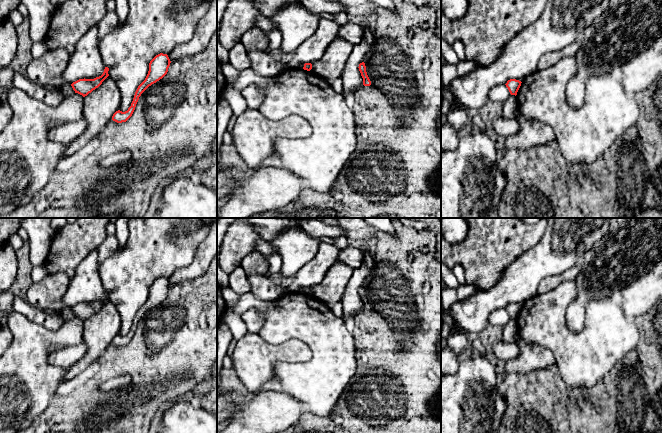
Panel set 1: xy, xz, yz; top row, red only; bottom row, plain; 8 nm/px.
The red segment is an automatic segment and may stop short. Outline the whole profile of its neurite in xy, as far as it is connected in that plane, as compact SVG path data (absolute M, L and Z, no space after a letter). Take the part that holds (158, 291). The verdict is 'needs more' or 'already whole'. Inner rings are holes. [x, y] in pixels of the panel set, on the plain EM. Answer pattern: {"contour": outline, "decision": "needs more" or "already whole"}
{"contour": "M160 277L156 279L149 287L148 298L145 304L138 310L131 330L125 336L116 335L112 340L112 344L117 347L126 346L132 340L141 318L167 298L170 287L171 285L167 278Z", "decision": "already whole"}

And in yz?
{"contour": "M510 303L507 305L507 307L505 308L506 311L508 312L509 316L511 319L517 319L517 316L521 310L521 305L516 304L516 303Z", "decision": "already whole"}

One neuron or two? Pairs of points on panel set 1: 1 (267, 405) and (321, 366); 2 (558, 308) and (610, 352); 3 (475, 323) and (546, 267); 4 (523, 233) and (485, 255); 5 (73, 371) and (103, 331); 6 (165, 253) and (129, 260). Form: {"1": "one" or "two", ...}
{"1": "two", "2": "one", "3": "one", "4": "one", "5": "one", "6": "one"}

